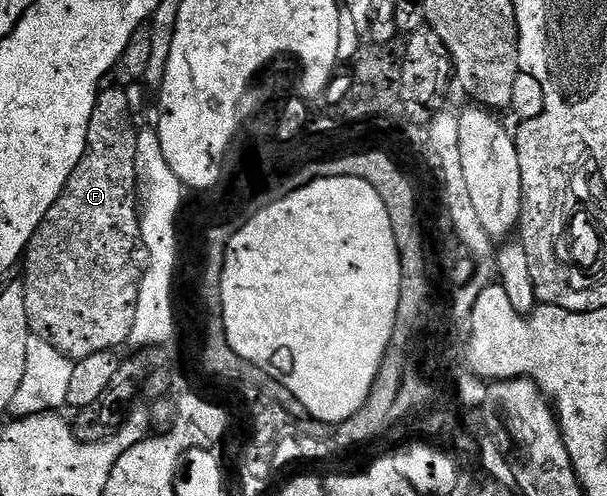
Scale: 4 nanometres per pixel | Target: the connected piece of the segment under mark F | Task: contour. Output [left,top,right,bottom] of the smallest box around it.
[22,89,142,360]

